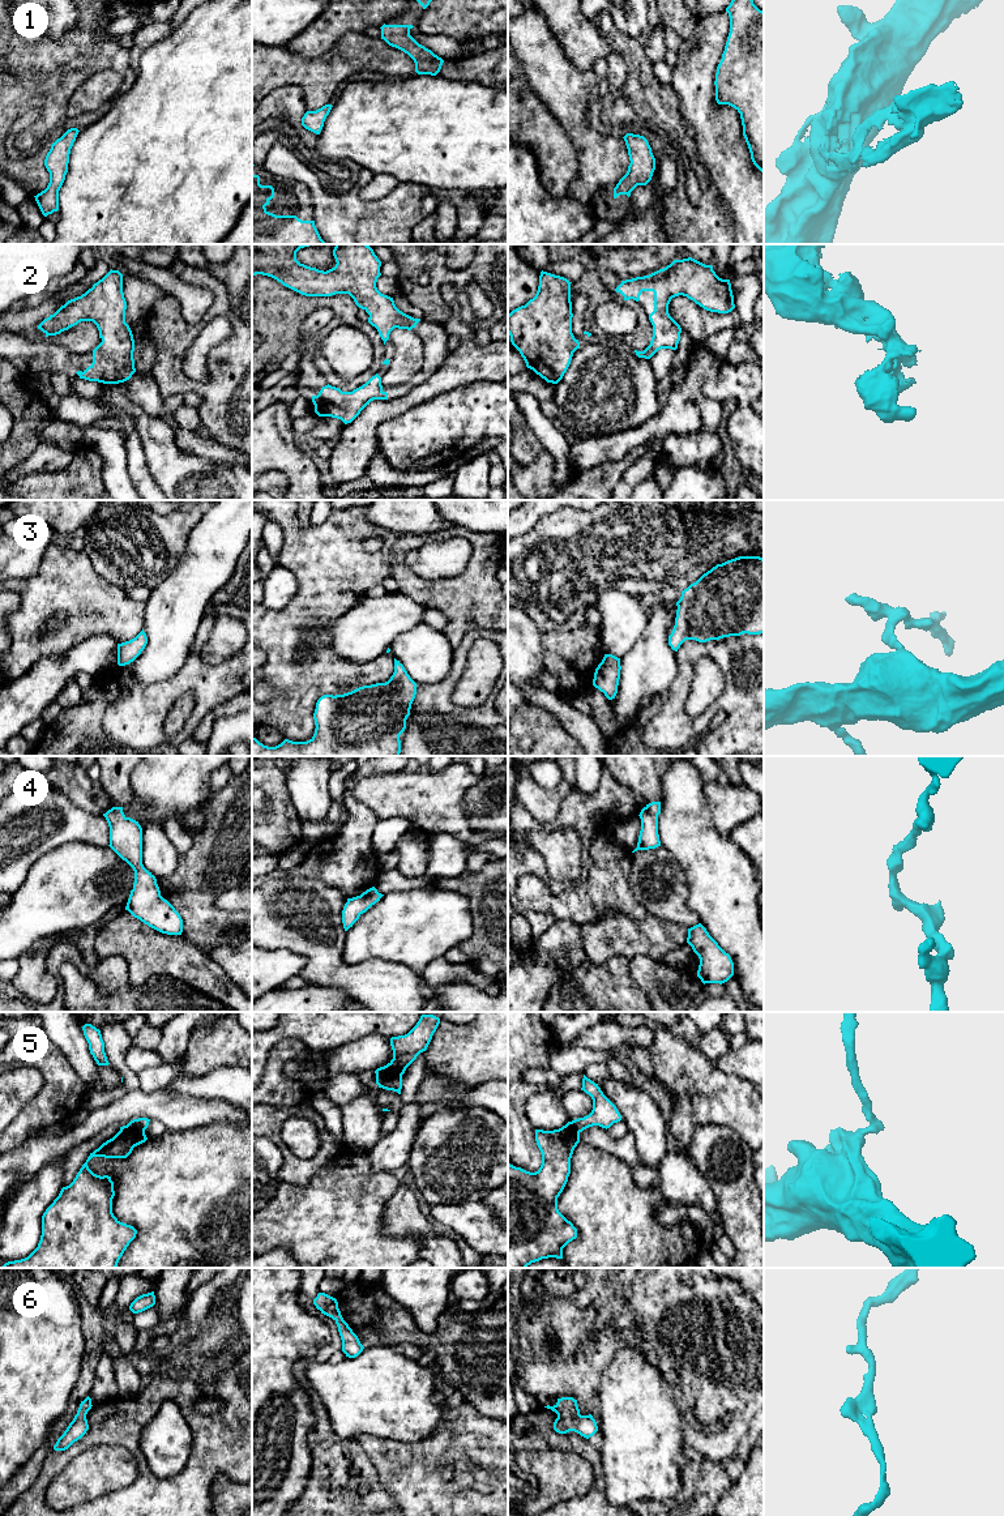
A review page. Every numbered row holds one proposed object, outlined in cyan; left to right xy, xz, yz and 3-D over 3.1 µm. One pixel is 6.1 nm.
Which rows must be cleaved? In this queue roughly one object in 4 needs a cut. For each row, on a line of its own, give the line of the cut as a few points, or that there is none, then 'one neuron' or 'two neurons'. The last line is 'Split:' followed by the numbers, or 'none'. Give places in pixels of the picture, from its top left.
1: cut none; one neuron
2: cut none; one neuron
3: cut none; one neuron
4: cut none; one neuron
5: cut xz (401, 1076), (387, 1079), (379, 1085); two neurons
6: cut none; one neuron
Split: 5

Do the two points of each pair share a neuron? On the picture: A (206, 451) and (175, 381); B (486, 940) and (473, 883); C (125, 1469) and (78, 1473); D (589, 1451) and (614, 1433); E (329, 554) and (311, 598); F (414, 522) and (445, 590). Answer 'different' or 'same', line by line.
A: different
B: same
C: same
D: different
E: same
F: different

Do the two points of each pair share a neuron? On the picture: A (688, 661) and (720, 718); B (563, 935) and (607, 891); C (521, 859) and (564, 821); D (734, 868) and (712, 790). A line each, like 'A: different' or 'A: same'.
A: different
B: different
C: same
D: different

